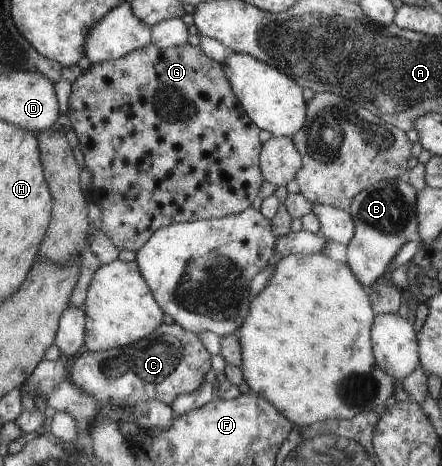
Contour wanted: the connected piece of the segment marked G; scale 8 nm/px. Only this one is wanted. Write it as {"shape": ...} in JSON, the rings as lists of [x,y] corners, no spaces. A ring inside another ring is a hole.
{"shape":[[[188,42],[169,48],[159,48],[149,43],[142,48],[130,50],[127,54],[108,60],[90,64],[71,83],[71,92],[67,101],[67,117],[70,127],[77,135],[78,147],[82,152],[84,166],[91,173],[92,187],[96,193],[95,205],[100,208],[100,229],[110,239],[118,251],[138,251],[147,239],[159,229],[174,222],[193,222],[210,218],[221,218],[230,214],[240,213],[254,205],[254,197],[258,187],[262,185],[262,176],[258,171],[258,151],[262,149],[258,139],[256,125],[247,117],[240,106],[239,97],[232,91],[223,68],[218,62],[206,57],[199,46],[190,46]]]}

